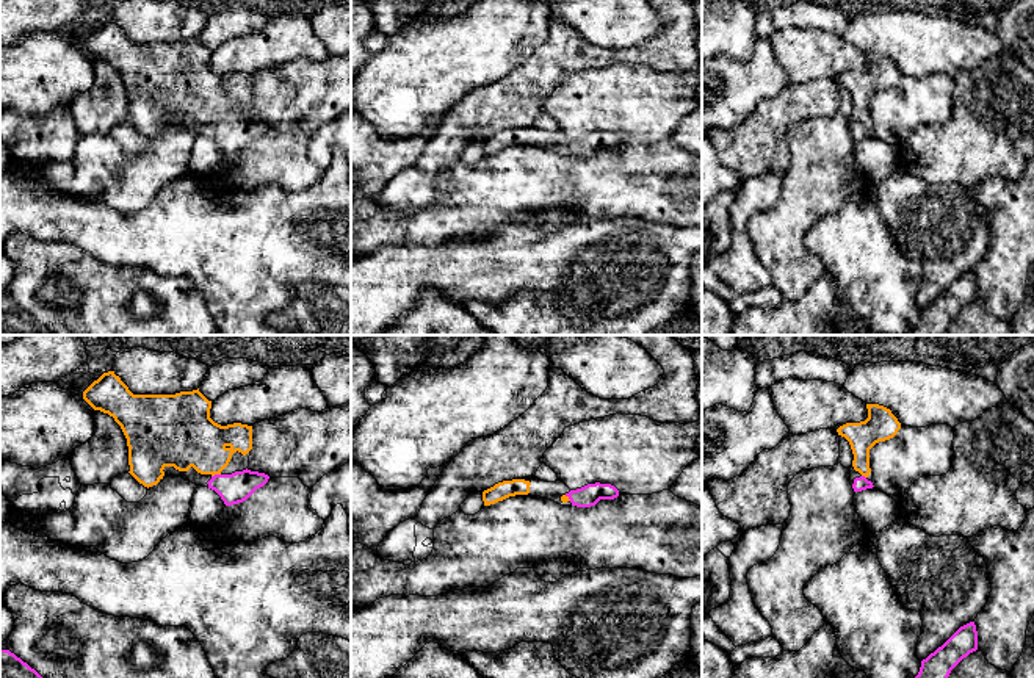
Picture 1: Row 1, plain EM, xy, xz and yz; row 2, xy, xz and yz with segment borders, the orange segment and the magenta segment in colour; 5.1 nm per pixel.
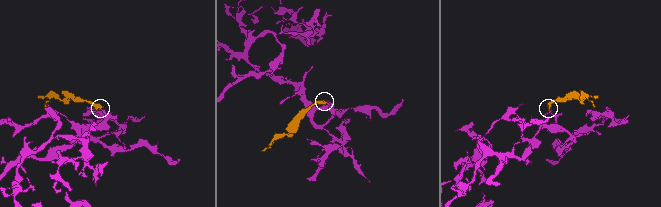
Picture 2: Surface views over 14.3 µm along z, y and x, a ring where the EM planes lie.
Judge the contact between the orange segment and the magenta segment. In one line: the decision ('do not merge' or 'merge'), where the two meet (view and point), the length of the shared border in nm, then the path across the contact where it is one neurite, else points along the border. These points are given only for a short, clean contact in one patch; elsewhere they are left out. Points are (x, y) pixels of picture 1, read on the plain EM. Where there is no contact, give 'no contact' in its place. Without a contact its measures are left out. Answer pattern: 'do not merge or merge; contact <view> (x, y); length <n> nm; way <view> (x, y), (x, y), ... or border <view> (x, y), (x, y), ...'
merge; contact xy (215, 122); length 50 nm; way xy (184, 85), (213, 115), (215, 122), (229, 137), (237, 137)

